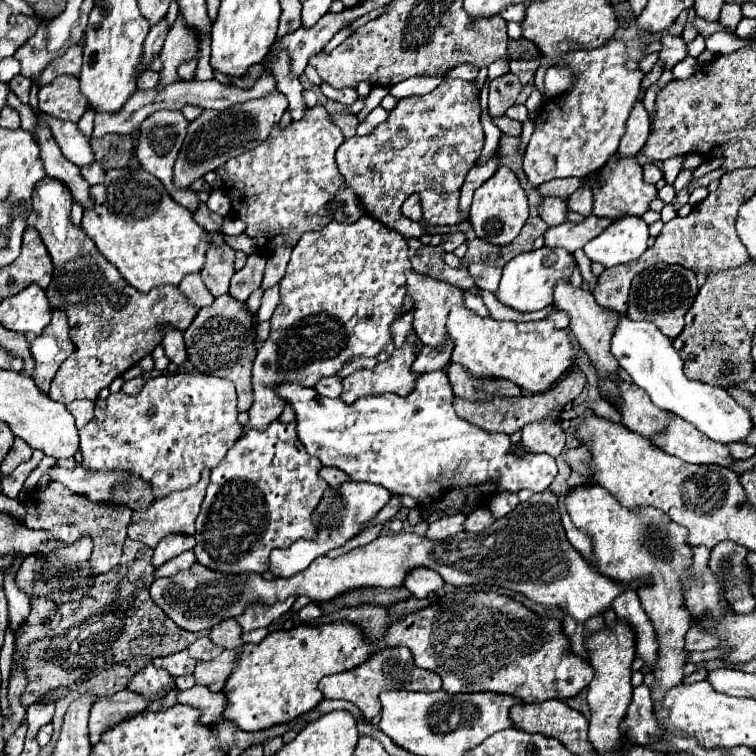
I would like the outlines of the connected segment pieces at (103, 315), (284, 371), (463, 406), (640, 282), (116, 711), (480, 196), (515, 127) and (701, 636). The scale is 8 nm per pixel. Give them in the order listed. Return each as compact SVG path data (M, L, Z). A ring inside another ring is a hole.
M45 176L35 186L33 212L29 216L29 226L33 226L39 232L43 244L49 250L53 266L55 266L53 280L51 280L49 288L45 290L47 300L49 300L51 308L61 308L69 316L69 328L71 328L69 336L75 344L75 352L61 364L59 372L55 374L55 378L51 382L51 390L49 390L49 398L57 400L61 404L69 404L69 402L81 400L81 398L97 400L97 396L103 388L107 388L115 378L119 378L131 366L135 366L141 358L149 356L157 344L161 344L163 326L173 326L183 332L199 312L199 308L195 304L191 304L177 286L153 288L153 292L147 292L147 294L141 294L135 288L129 288L129 284L125 284L125 280L121 280L121 274L117 272L117 268L113 268L113 264L109 264L105 260L105 256L101 256L101 252L97 252L97 246L93 244L93 240L89 240L89 236L85 236L83 228L73 226L73 222L69 220L71 202L73 202L73 196L71 196L69 188L61 180Z
M363 216L357 224L337 224L337 222L331 222L327 228L319 230L319 232L307 232L299 244L293 248L293 256L289 260L289 266L287 266L287 274L285 278L281 280L281 302L271 318L271 334L269 338L263 342L263 346L257 350L257 358L253 362L253 406L249 408L249 422L245 424L243 432L247 430L265 430L273 420L279 418L279 414L283 412L285 408L285 402L275 394L275 386L277 384L283 384L283 382L293 382L293 384L301 384L301 386L315 386L317 380L321 378L327 378L327 376L335 376L335 372L347 362L351 360L353 356L377 356L381 350L385 350L387 344L393 342L391 338L391 322L395 318L399 318L401 314L401 304L405 300L405 270L411 268L411 262L409 262L409 254L407 254L407 244L405 244L405 238L391 230L391 228L385 228L381 222L369 218L369 216Z
M571 370L555 388L543 392L543 394L525 394L521 396L521 400L509 400L509 398L497 398L497 400L487 400L485 404L473 404L473 402L465 402L465 400L457 400L455 398L455 412L457 416L461 416L463 420L477 424L479 428L487 430L487 432L503 432L503 434L513 434L523 430L523 426L531 424L531 422L541 422L545 420L551 412L555 410L563 410L567 402L573 402L581 390L585 386L585 376L581 370Z
M655 264L651 268L645 268L641 274L633 278L627 314L631 320L653 322L667 338L675 340L685 326L683 318L693 306L697 292L699 292L699 286L693 270L687 270L679 264Z
M121 690L115 696L95 702L91 708L91 716L89 716L91 742L95 744L107 728L119 724L121 720L125 720L133 714L143 712L151 702L153 702L153 698L145 698L131 690Z
M501 166L483 186L479 186L475 190L469 220L473 224L477 238L481 238L489 244L495 244L495 246L511 244L519 236L527 218L529 218L527 196L525 196L525 192L523 192L523 188L511 168Z
M501 116L501 118L495 118L493 122L499 126L499 130L503 134L509 134L509 136L514 137L519 137L519 134L521 134L521 122L517 122L517 120L511 120L507 116Z
M690 628L685 635L685 650L692 651L707 651L719 645L719 638L706 633L699 628Z

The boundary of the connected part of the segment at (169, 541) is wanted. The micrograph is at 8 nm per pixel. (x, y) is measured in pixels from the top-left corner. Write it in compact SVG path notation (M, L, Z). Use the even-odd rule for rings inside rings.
M170 534L164 537L155 548L153 566L157 568L167 560L181 554L183 550L193 550L194 547L194 537L186 534Z

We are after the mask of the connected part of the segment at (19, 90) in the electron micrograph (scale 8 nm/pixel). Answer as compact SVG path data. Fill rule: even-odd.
M15 76L11 82L9 82L9 88L15 92L15 96L23 102L23 104L27 104L29 102L29 88L31 88L31 80L29 78L25 78L25 76Z

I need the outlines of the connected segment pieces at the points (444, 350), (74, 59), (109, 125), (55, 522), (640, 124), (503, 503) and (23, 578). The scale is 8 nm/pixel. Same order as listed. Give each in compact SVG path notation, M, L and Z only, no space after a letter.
M449 334L445 336L445 344L437 346L437 348L423 346L417 360L413 362L413 372L425 374L425 372L433 372L433 370L445 370L449 366L453 348L455 348L455 342Z
M71 46L65 56L57 58L55 64L51 64L49 68L45 68L45 72L43 72L41 80L37 80L37 84L39 86L45 86L45 84L49 84L51 80L55 80L57 76L63 76L63 74L79 78L79 72L81 72L81 56L83 56L83 48L81 46Z
M265 70L265 74L257 80L257 84L251 90L239 90L235 86L225 86L217 80L209 80L209 82L171 82L165 86L157 86L153 90L137 90L121 108L121 112L97 112L95 114L95 128L93 128L93 136L91 138L103 138L107 134L131 134L135 128L139 128L139 124L151 116L157 110L181 110L183 106L191 104L191 106L201 106L201 108L215 108L215 110L225 110L231 104L237 102L245 102L251 98L261 98L269 92L275 90L275 78L273 74L269 74L269 70Z
M51 482L47 486L47 490L33 490L33 494L29 496L25 506L27 506L27 518L25 518L27 528L49 530L59 540L65 540L65 542L79 540L83 536L83 532L89 532L89 536L95 542L93 556L91 556L91 568L95 574L103 574L103 572L109 572L115 566L119 566L121 548L127 538L127 524L133 514L133 512L129 512L129 508L93 504L93 502L85 500L85 496L77 496L77 494L69 492L69 488L65 488L59 482Z
M639 96L625 124L625 134L619 144L619 156L631 156L641 152L641 144L649 134L649 112L643 106L643 98Z
M497 492L497 494L493 494L493 496L489 498L487 508L491 510L493 518L503 518L503 516L509 514L517 504L519 504L517 494L511 494L511 492Z
M27 556L15 576L15 582L17 586L27 592L31 596L31 590L33 590L33 580L41 574L41 560L37 560L37 556Z

